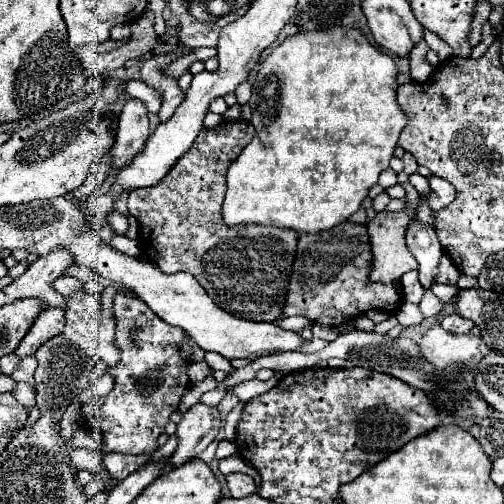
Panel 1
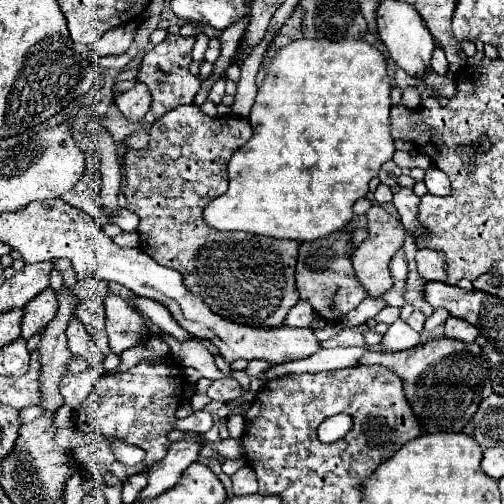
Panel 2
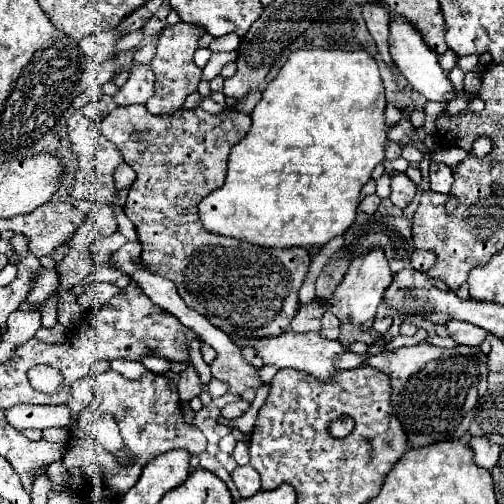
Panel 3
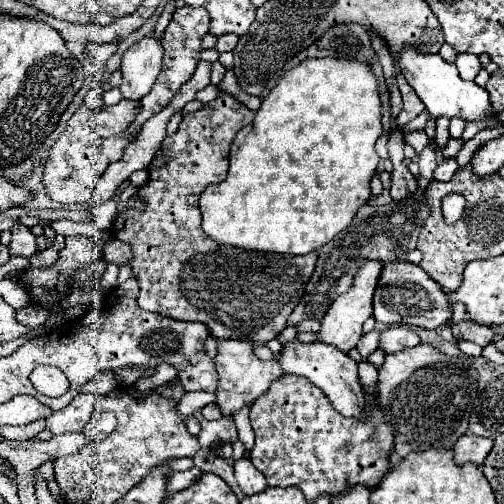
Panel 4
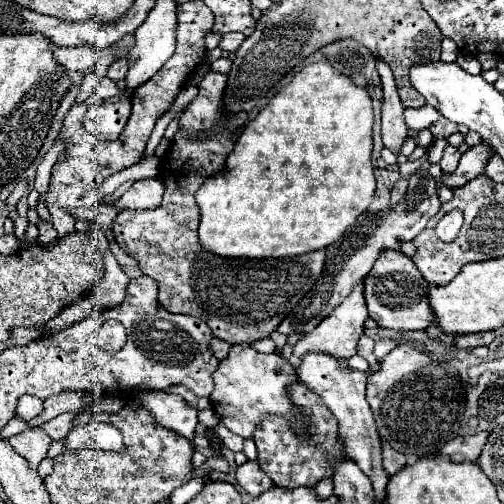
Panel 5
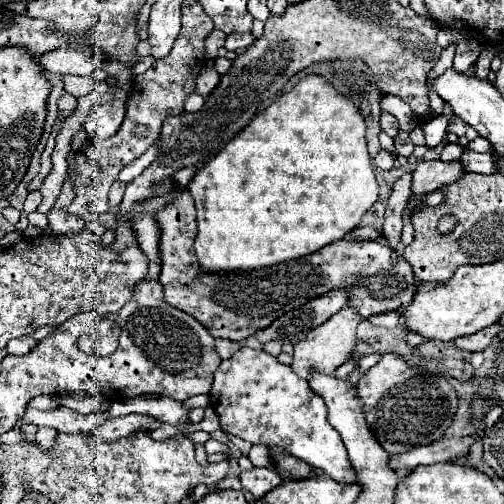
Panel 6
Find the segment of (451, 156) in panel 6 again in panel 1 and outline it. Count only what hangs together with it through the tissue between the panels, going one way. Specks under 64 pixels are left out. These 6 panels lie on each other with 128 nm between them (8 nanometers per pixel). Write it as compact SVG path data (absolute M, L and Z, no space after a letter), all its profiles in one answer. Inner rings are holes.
M438 176L430 178L430 200L428 200L428 204L434 212L440 208L446 208L454 198L456 198L456 190L452 188L450 182L446 182Z

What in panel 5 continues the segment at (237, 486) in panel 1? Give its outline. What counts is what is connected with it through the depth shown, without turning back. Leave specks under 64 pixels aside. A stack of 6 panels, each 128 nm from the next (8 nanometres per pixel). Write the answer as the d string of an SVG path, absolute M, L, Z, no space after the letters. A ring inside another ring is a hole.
M248 460L236 468L236 480L250 496L260 496L262 492L274 486L272 480L268 480L264 470L254 460Z

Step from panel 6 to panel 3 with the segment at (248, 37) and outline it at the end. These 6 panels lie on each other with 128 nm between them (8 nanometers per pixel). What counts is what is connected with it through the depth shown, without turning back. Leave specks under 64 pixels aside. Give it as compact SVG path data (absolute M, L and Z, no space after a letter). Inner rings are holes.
M226 34L226 36L214 38L214 42L210 44L210 50L212 52L230 52L230 50L236 50L238 46L240 46L240 36Z

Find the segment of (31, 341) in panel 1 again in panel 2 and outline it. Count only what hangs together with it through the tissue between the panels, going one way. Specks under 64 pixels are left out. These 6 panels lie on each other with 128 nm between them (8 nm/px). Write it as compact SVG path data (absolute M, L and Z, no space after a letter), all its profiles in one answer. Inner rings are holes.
M46 288L42 296L34 298L26 305L26 314L22 318L22 338L28 340L34 334L40 334L46 324L54 320L58 312L58 298L52 288Z

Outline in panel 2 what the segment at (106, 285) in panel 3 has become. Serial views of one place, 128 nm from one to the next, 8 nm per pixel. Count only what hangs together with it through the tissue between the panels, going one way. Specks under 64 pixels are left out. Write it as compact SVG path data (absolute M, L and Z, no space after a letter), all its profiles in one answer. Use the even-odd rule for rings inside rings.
M82 278L78 280L74 286L68 286L68 290L76 296L76 298L92 298L92 296L102 296L106 298L110 294L110 290L106 288L106 282L96 280L96 278ZM134 296L134 304L138 306L138 310L152 322L156 324L164 334L170 334L174 336L178 342L186 342L190 340L190 334L184 332L176 322L172 322L172 316L162 308L162 304L158 302L150 302L148 298L140 298L140 296Z

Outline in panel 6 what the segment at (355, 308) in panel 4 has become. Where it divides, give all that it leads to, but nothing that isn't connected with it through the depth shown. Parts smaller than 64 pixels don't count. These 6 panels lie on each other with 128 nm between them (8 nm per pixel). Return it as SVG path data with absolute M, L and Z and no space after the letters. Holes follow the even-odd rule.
M344 306L340 312L336 312L322 326L310 330L308 336L294 346L292 370L300 378L308 378L308 374L310 374L312 368L318 370L318 372L322 372L322 374L334 374L334 370L350 358L352 348L356 346L356 326L358 326L360 320L362 320L360 314L352 306Z

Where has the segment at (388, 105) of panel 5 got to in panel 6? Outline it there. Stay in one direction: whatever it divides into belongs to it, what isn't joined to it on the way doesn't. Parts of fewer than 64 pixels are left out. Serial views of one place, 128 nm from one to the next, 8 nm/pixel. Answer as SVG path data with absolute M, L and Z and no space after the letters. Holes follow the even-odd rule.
M382 112L382 114L380 114L380 128L382 128L390 138L396 138L396 134L398 134L398 120L396 120L392 114Z

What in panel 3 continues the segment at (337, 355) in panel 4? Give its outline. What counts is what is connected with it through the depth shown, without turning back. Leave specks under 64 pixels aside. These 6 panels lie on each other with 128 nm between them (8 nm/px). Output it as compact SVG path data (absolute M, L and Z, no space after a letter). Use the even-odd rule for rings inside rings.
M284 332L280 336L272 336L272 338L260 338L260 340L240 340L238 336L230 336L232 342L238 344L238 348L244 346L252 346L256 350L256 356L260 356L264 360L264 364L274 364L278 368L296 368L296 370L304 370L308 374L312 374L318 380L328 382L330 376L336 372L334 368L334 358L336 354L344 352L344 346L338 340L326 340L322 334L318 332Z

